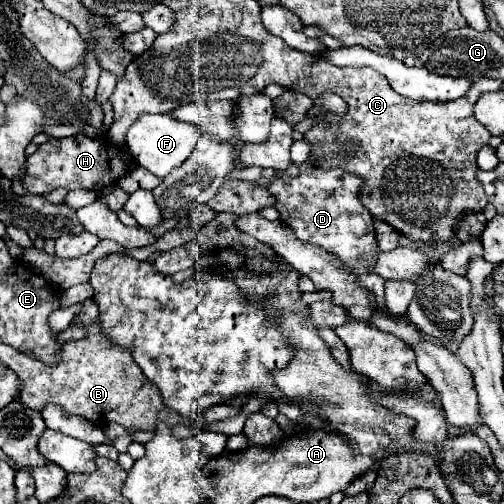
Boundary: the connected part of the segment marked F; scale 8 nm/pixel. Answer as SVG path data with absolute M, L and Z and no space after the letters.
M145 112L129 126L125 134L125 146L139 166L147 168L151 174L159 178L165 178L173 168L181 166L191 156L199 138L201 138L201 132L195 126L183 124L175 120L171 114L147 114Z

